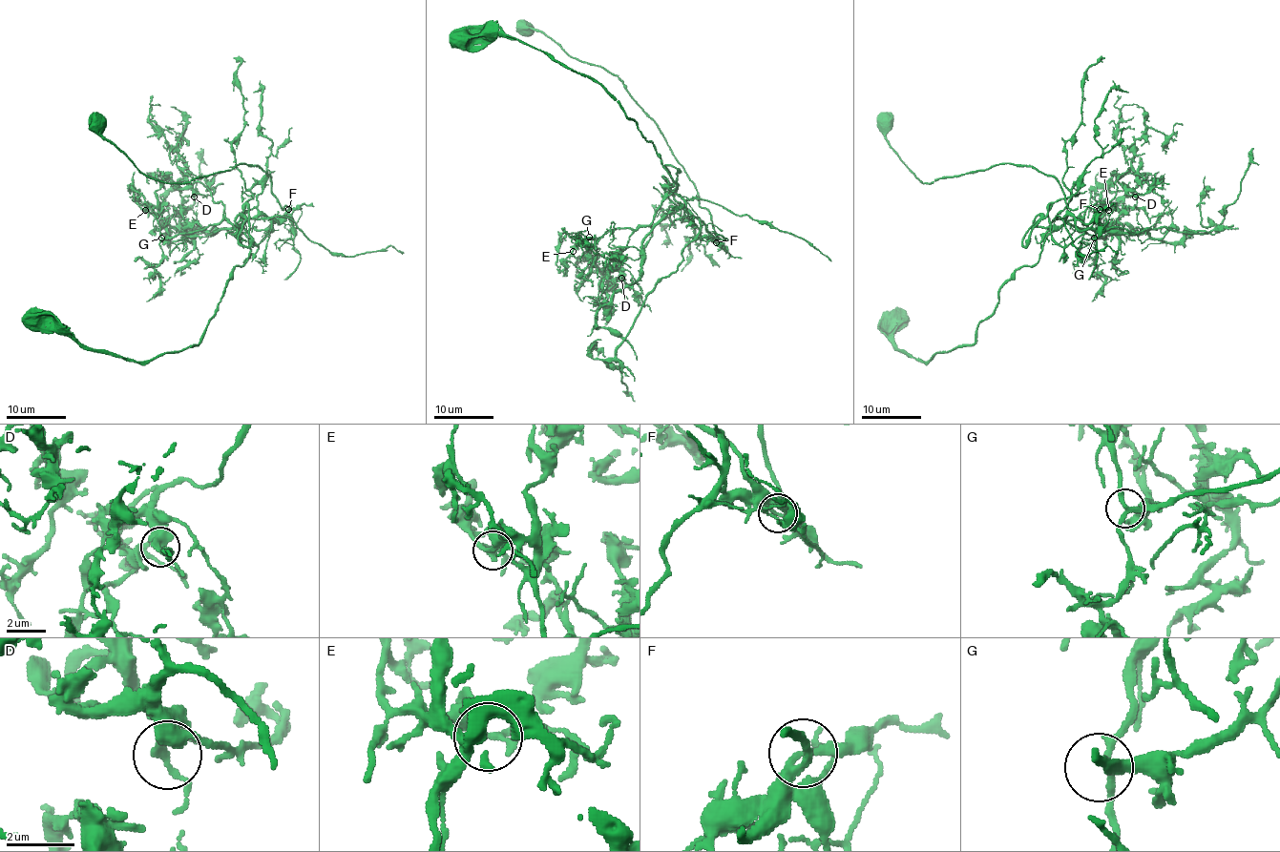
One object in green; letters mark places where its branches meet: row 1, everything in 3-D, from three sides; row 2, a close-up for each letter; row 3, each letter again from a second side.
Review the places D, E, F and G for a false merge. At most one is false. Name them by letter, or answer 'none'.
F

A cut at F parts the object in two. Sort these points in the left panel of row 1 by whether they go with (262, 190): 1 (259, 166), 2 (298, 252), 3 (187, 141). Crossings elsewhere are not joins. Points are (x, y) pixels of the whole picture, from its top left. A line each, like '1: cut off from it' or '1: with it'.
1: with it
2: cut off from it
3: cut off from it

